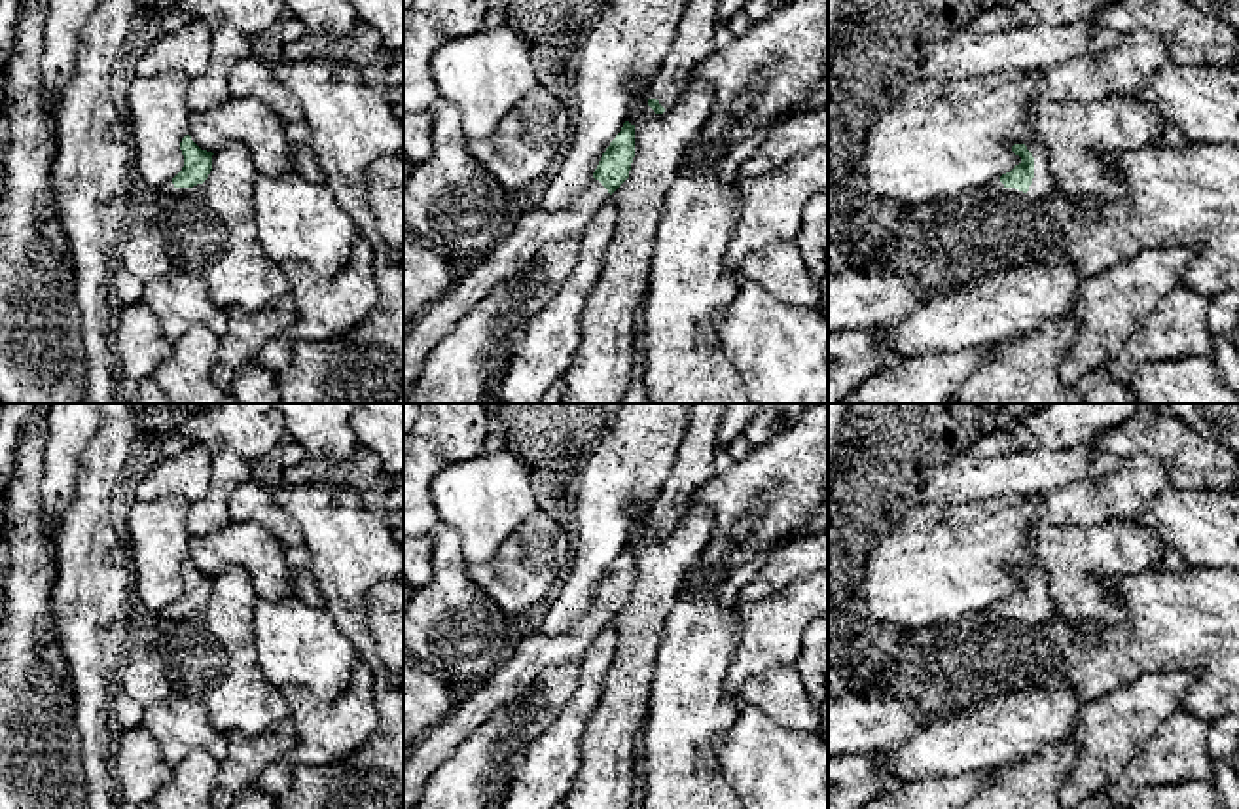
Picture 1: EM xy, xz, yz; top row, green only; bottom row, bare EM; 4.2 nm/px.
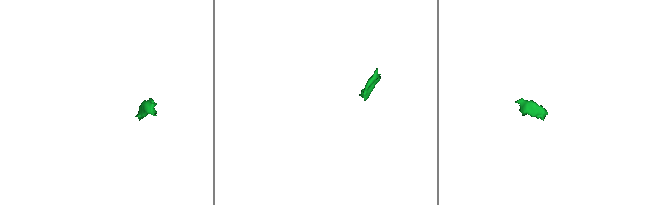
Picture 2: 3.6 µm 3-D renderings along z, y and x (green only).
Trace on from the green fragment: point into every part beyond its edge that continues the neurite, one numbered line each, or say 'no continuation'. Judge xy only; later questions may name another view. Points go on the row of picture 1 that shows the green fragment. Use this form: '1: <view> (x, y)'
1: xy (167, 188)

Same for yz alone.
1: yz (1042, 184)

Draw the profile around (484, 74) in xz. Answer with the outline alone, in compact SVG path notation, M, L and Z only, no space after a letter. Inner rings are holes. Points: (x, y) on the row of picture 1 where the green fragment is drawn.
M506 25L481 27L474 34L441 44L432 53L430 72L441 100L451 102L462 114L462 131L474 140L491 136L500 119L540 87L527 44Z

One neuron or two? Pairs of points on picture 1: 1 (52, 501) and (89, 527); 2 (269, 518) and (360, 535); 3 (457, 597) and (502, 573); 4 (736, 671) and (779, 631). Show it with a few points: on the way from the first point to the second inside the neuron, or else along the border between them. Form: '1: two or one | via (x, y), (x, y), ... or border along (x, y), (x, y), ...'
1: two | border along (80, 467), (76, 495), (59, 516), (53, 539)
2: two | border along (269, 489), (269, 495), (296, 521), (304, 542)
3: two | border along (466, 563), (466, 575), (508, 618)
4: one | via (747, 660), (768, 639)

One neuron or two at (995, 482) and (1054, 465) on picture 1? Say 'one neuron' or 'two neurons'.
one neuron

